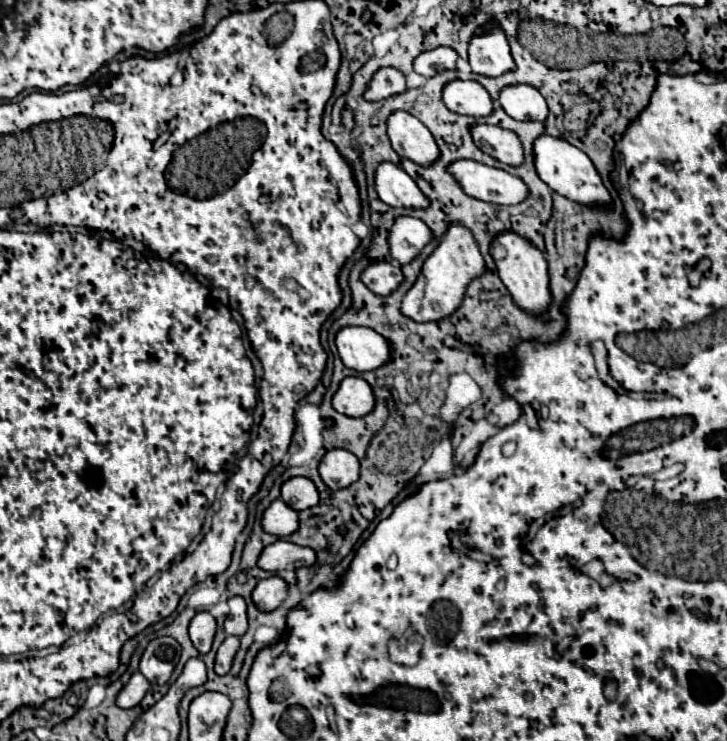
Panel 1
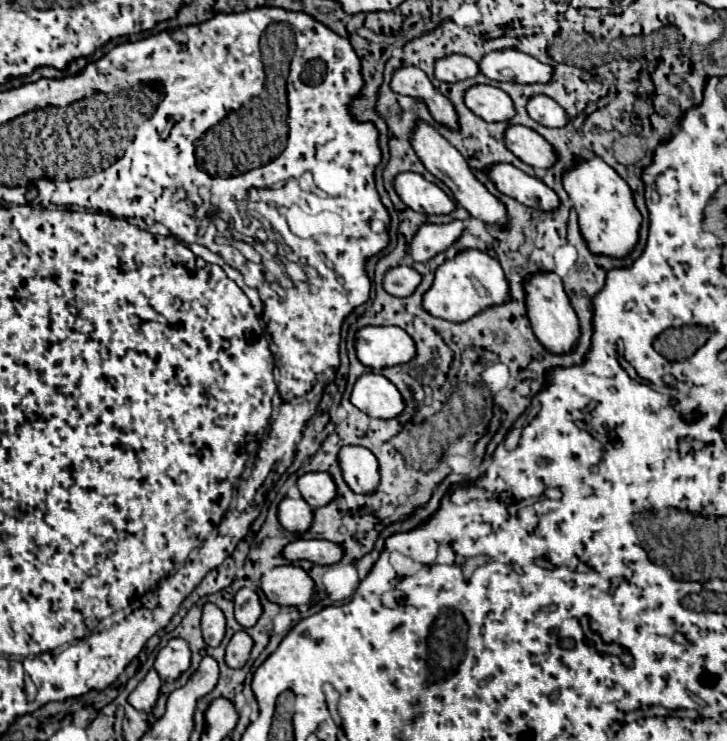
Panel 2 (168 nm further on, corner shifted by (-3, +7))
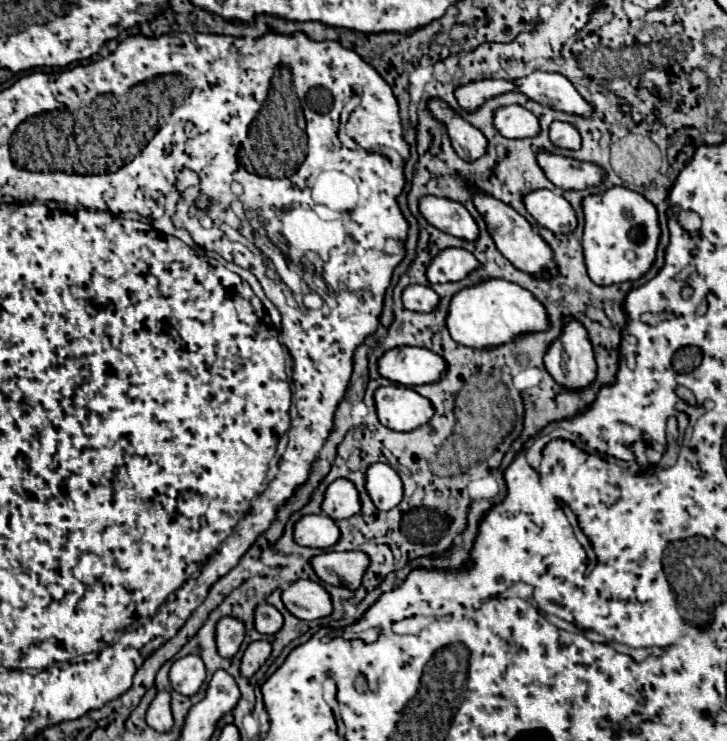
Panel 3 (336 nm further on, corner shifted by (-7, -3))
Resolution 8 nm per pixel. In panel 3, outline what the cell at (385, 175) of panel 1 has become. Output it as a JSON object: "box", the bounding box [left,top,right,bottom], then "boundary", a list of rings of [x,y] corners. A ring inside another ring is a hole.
{"box":[420,194,478,240],"boundary":[[[428,194],[420,198],[420,214],[426,218],[428,224],[442,232],[448,232],[464,240],[478,238],[476,220],[460,202]]]}

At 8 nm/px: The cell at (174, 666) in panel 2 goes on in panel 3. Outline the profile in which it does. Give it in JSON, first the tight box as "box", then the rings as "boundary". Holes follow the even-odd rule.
{"box":[170,654,206,696],"boundary":[[[188,654],[184,658],[178,658],[170,668],[170,684],[176,692],[184,696],[192,696],[198,692],[206,678],[206,668],[200,656]]]}

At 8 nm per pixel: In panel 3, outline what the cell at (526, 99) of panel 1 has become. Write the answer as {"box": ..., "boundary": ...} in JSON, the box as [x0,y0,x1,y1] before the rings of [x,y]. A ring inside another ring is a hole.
{"box":[550,120,580,150],"boundary":[[[554,120],[550,124],[550,140],[554,146],[558,148],[568,148],[568,150],[576,150],[580,148],[580,134],[576,132],[576,128],[568,122],[560,122]]]}

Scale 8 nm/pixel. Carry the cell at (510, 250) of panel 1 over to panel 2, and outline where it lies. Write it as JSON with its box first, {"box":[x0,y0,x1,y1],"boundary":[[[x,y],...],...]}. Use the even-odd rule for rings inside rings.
{"box":[526,272,580,354],"boundary":[[[540,272],[526,282],[526,306],[532,322],[532,332],[538,342],[552,354],[566,354],[576,346],[576,338],[580,338],[580,322],[570,306],[570,300],[562,288],[562,280],[554,272]]]}

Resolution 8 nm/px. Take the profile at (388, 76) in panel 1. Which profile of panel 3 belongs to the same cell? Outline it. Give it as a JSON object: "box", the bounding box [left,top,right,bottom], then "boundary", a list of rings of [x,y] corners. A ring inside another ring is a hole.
{"box":[428,98,486,160],"boundary":[[[430,98],[428,100],[428,110],[434,120],[442,122],[446,126],[448,138],[452,142],[452,148],[462,160],[476,160],[486,152],[486,138],[484,134],[474,128],[468,120],[464,120],[454,108],[450,108],[444,100],[440,98]]]}

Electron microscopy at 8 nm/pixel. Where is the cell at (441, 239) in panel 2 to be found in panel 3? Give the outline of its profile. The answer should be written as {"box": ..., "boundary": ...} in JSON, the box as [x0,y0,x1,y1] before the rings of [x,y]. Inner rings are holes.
{"box":[426,248,478,284],"boundary":[[[444,248],[426,268],[426,278],[430,284],[462,280],[468,272],[478,268],[478,260],[472,252],[464,248]]]}

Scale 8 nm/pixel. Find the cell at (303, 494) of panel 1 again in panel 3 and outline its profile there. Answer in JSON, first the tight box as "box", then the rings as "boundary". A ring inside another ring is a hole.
{"box":[320,478,360,520],"boundary":[[[344,478],[334,480],[324,492],[324,500],[322,500],[320,508],[332,520],[350,518],[360,510],[358,492],[356,492],[356,488],[352,488],[352,482],[344,480]]]}

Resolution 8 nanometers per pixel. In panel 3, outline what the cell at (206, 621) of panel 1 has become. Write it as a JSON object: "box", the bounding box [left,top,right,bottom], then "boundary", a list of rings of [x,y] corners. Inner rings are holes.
{"box":[216,618,244,658],"boundary":[[[220,618],[216,624],[216,648],[222,658],[232,658],[244,640],[244,624],[236,618]]]}

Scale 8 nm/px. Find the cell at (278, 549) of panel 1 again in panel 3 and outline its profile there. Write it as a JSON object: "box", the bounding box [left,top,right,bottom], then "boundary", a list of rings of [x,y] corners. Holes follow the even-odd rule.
{"box":[310,552,368,590],"boundary":[[[322,552],[310,558],[310,564],[322,582],[352,590],[360,586],[368,562],[364,552]]]}

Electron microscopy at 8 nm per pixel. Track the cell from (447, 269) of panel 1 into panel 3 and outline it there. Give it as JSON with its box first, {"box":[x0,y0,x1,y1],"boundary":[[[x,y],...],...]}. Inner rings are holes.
{"box":[446,278,548,348],"boundary":[[[488,278],[474,286],[466,286],[452,296],[446,326],[458,344],[470,348],[486,348],[512,342],[518,334],[524,332],[546,330],[548,316],[544,306],[528,290],[502,278]]]}

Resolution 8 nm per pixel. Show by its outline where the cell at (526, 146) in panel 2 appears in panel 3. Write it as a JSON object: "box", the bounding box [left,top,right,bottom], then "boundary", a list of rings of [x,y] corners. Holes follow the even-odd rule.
{"box":[536,150,602,190],"boundary":[[[540,150],[536,154],[538,166],[544,170],[546,178],[562,190],[584,190],[586,186],[598,186],[602,180],[600,168],[590,162],[580,162],[568,156]]]}

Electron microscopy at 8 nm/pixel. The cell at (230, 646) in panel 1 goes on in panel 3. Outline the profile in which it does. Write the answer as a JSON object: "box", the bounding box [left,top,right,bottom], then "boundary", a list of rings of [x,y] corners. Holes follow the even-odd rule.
{"box":[240,640,272,678],"boundary":[[[264,640],[262,642],[250,642],[248,648],[244,650],[244,656],[240,662],[240,674],[246,678],[254,676],[254,672],[266,662],[270,652],[272,652],[270,642],[264,642]]]}

